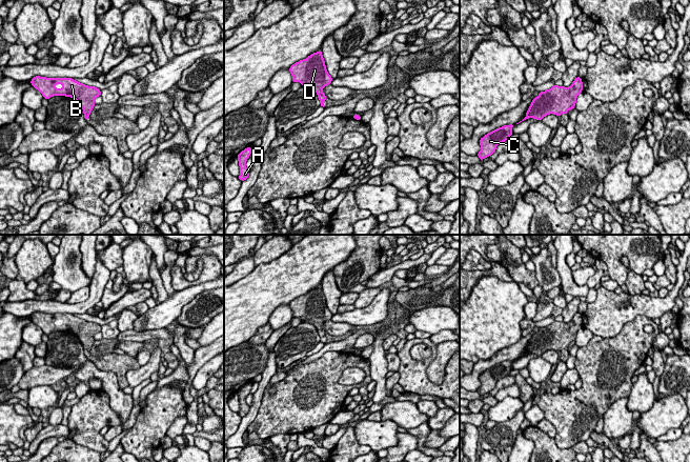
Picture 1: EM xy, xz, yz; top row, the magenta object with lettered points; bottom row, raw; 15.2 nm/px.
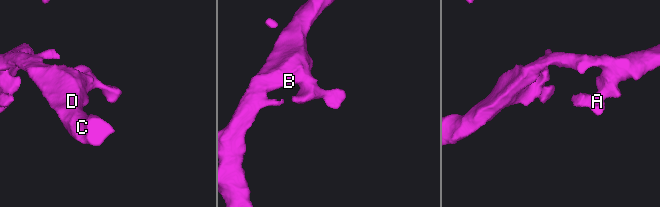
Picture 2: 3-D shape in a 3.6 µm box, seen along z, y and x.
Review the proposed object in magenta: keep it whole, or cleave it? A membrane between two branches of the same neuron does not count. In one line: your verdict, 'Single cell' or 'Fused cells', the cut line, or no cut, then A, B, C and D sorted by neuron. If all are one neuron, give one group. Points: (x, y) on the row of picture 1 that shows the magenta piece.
Single cell. No split. Groups: A B C D

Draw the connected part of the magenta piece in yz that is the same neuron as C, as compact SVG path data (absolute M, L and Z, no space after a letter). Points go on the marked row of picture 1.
M509 124L499 127L480 139L481 150L478 154L480 160L490 157L495 152L496 146L500 143L505 142L511 135L513 135L513 125L514 124Z

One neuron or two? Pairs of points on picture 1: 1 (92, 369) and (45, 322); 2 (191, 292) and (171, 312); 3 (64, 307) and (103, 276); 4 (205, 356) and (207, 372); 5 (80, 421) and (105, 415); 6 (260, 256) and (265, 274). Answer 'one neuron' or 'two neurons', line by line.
1: two neurons
2: one neuron
3: one neuron
4: two neurons
5: one neuron
6: two neurons

